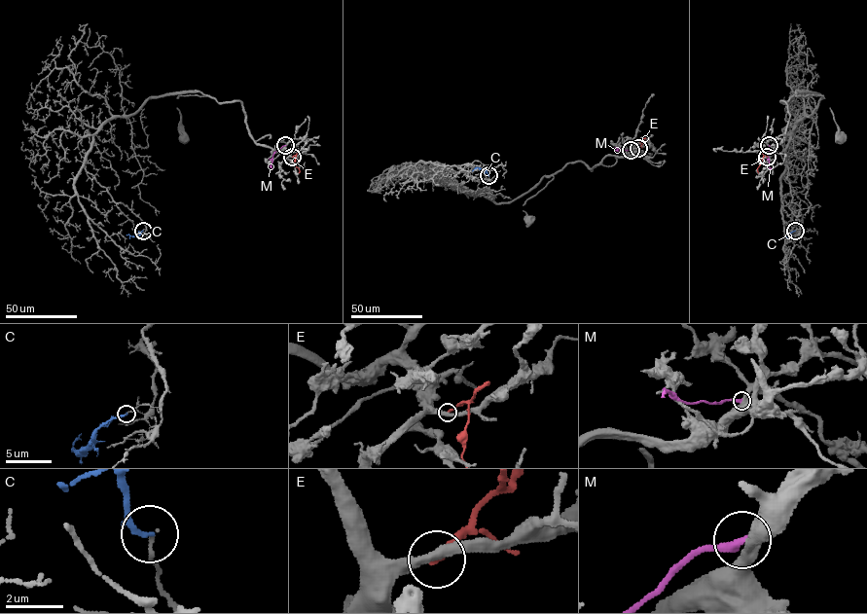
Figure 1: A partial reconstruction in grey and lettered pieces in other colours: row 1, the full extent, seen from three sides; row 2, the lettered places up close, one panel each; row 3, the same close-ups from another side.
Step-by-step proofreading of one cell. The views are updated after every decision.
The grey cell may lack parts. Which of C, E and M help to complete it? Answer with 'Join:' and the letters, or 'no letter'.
Join: no letter

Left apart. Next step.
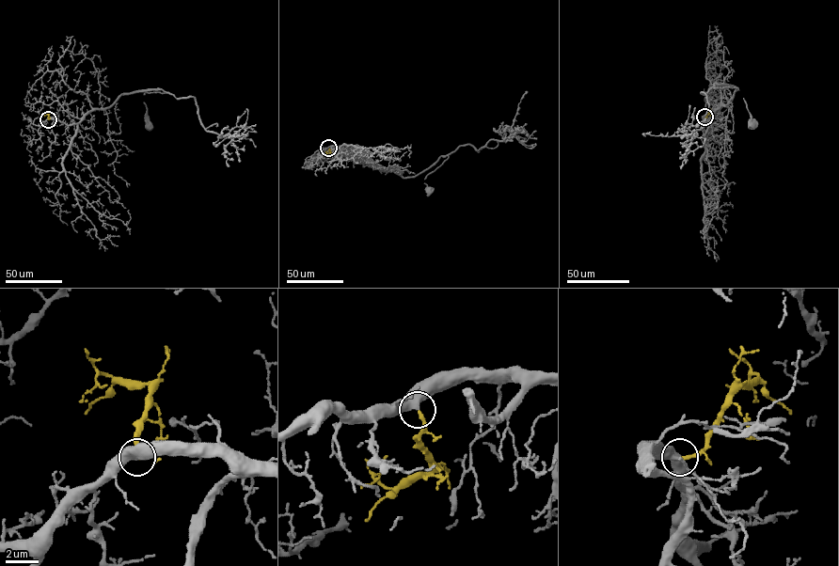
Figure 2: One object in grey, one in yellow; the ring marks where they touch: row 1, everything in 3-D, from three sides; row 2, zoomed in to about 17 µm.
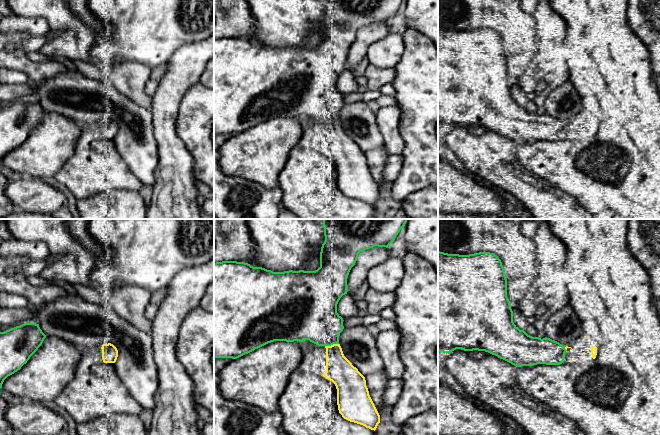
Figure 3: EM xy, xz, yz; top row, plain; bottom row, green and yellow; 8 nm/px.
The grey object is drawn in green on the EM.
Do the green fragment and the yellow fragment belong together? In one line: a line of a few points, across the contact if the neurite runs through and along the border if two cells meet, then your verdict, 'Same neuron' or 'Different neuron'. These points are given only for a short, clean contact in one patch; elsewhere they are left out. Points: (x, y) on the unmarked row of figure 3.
Same neuron

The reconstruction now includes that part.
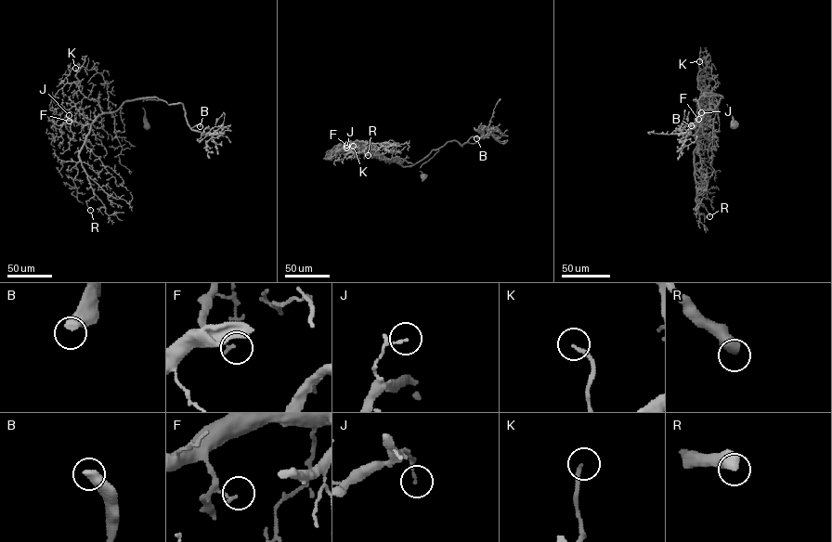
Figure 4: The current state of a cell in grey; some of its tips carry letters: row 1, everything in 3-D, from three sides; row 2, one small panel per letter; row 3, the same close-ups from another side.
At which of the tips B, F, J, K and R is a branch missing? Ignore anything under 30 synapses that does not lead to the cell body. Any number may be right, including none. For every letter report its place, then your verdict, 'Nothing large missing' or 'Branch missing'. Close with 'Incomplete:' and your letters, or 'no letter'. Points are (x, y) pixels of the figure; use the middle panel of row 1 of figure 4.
B: Place: (476, 138). Branch missing
F: Place: (346, 145). Nothing large missing
J: Place: (346, 148). Nothing large missing
K: Place: (353, 146). Branch missing
R: Place: (368, 155). Branch missing
Incomplete: B, K, R

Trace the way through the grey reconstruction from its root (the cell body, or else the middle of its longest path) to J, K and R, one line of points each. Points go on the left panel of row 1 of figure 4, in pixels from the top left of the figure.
J: (146, 126), (142, 101), (161, 100), (156, 97), (126, 101), (85, 125), (67, 121), (69, 115)
K: (146, 126), (142, 101), (161, 100), (139, 97), (103, 112), (97, 101), (80, 91), (75, 68)
R: (146, 126), (142, 101), (156, 97), (125, 101), (90, 126), (79, 156), (95, 195), (90, 210)

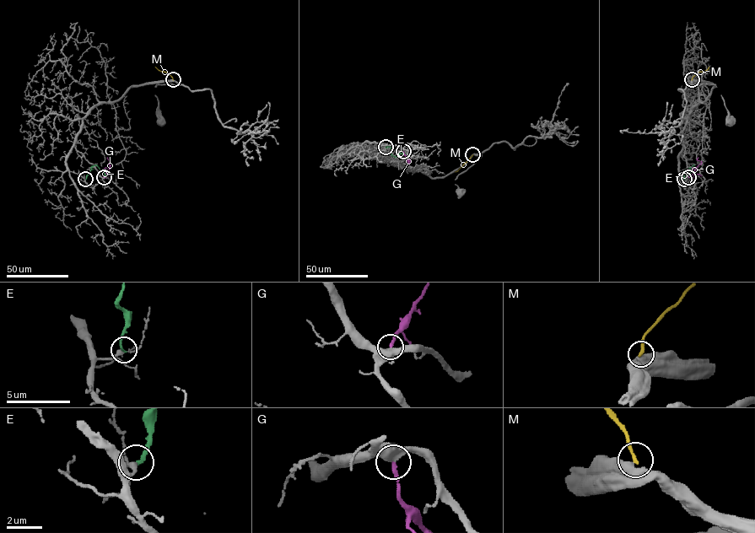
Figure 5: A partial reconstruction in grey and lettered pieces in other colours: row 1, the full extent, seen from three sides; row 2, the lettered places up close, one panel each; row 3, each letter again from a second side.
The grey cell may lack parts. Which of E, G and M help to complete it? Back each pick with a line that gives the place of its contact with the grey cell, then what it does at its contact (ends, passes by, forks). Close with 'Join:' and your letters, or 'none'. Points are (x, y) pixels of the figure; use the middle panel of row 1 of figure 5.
G: Touches grey at (403, 151). It ends there
Join: G

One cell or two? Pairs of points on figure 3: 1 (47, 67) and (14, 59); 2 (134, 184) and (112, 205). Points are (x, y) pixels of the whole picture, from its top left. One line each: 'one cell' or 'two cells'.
1: one cell
2: two cells

